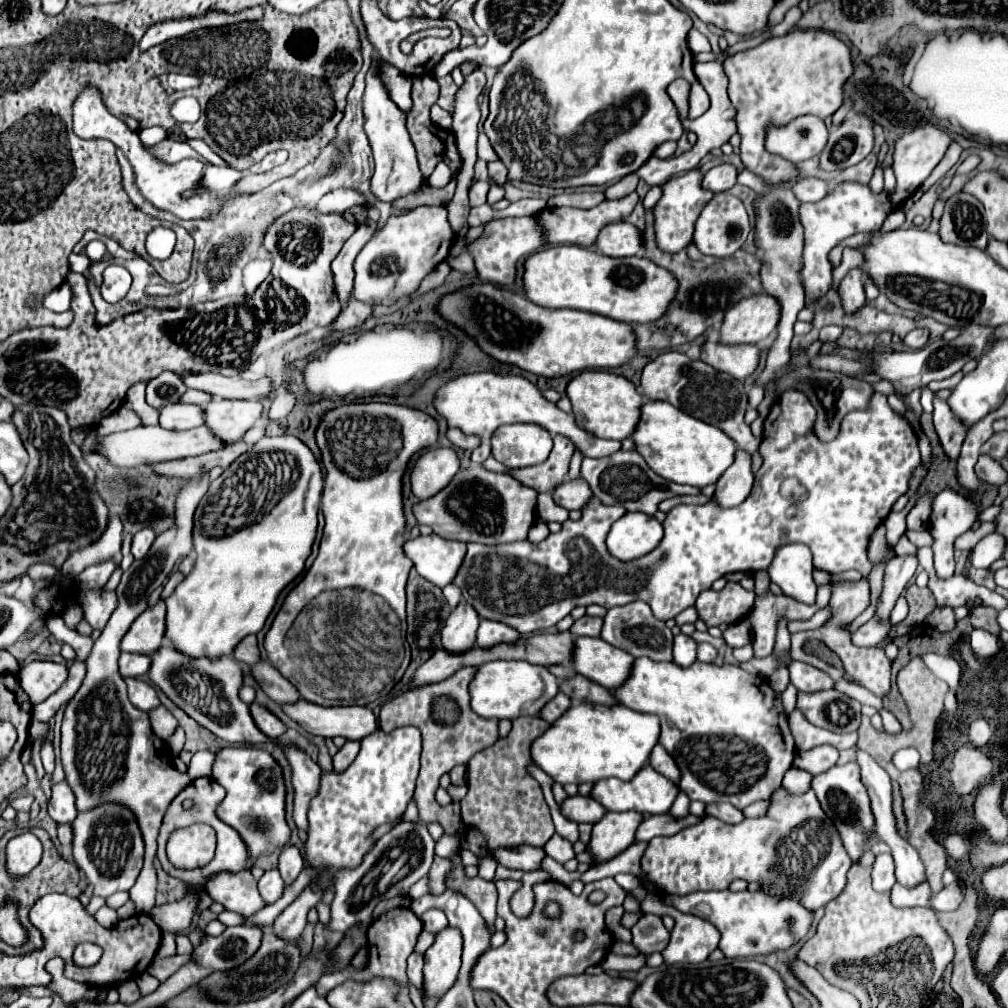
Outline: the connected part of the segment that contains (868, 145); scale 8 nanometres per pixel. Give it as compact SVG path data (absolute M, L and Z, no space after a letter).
M851 115L831 131L819 155L819 169L833 173L863 161L873 149L873 121L865 115Z

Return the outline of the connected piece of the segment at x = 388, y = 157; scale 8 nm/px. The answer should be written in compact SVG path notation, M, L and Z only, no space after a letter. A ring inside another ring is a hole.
M367 73L367 89L363 97L363 109L365 109L365 133L369 137L373 157L375 157L375 173L371 177L371 193L379 201L393 201L397 197L409 195L419 189L421 185L421 171L415 159L415 147L409 139L409 133L405 129L405 113L389 101L385 95L385 89L381 81L377 81L377 73Z

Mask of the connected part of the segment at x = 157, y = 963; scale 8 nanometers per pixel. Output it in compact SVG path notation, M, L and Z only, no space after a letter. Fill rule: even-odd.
M173 955L173 957L167 957L167 959L161 959L161 957L155 957L147 969L149 975L153 975L155 979L159 979L159 983L165 983L185 961L189 961L189 955L187 957L181 957L181 955Z

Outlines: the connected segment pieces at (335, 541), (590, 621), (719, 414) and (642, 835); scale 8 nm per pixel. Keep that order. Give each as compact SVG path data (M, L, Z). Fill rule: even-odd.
M391 403L343 405L323 415L317 429L317 445L325 465L325 489L321 511L325 515L323 539L313 567L289 591L283 607L265 635L265 651L271 665L285 677L291 677L285 633L297 613L317 593L327 589L361 587L381 595L391 609L405 621L405 583L413 563L403 553L403 497L401 477L409 457L431 447L437 441L437 423L423 411Z
M583 615L581 619L577 619L577 621L571 625L569 631L571 631L573 635L593 635L593 637L597 637L597 635L601 633L601 625L603 625L601 619Z
M667 351L661 353L657 359L649 361L643 369L641 375L641 389L649 399L659 399L659 401L669 401L677 409L719 427L723 433L727 433L737 449L745 449L749 453L755 453L759 449L759 439L751 433L749 425L745 423L745 413L749 407L747 393L745 393L745 383L721 373L703 361L693 361L683 353L677 351Z
M663 813L661 817L647 817L643 819L643 823L639 825L637 829L637 841L651 841L653 837L657 835L675 835L679 833L681 829L689 827L689 825L695 825L699 823L701 817L695 817L695 815L687 815L687 817L673 817L671 813Z

